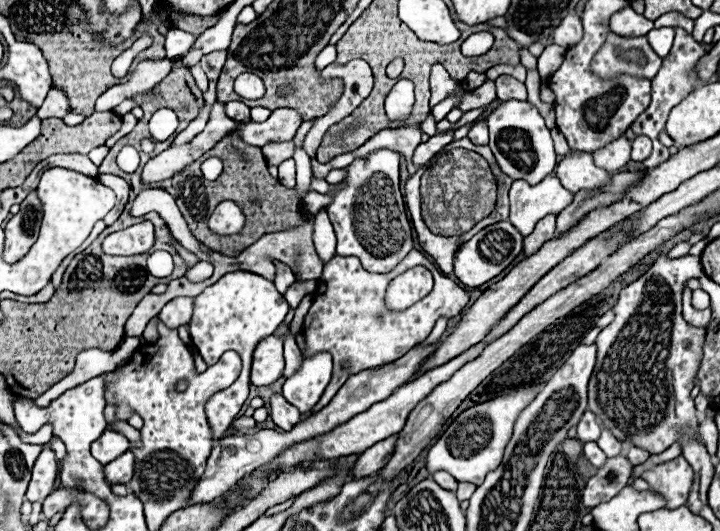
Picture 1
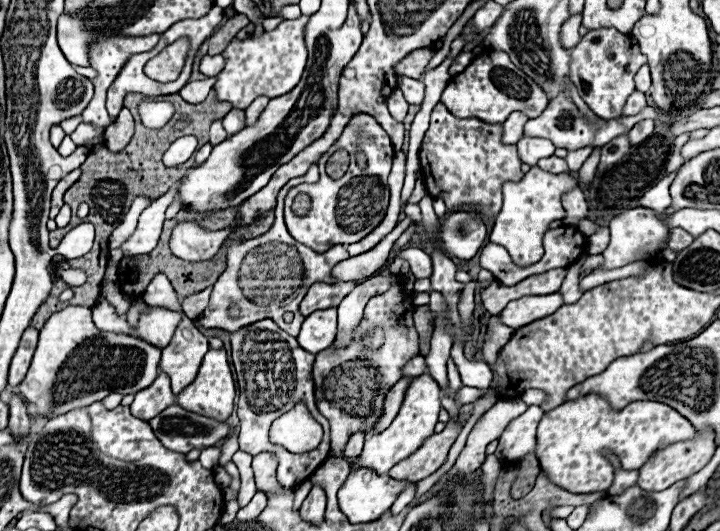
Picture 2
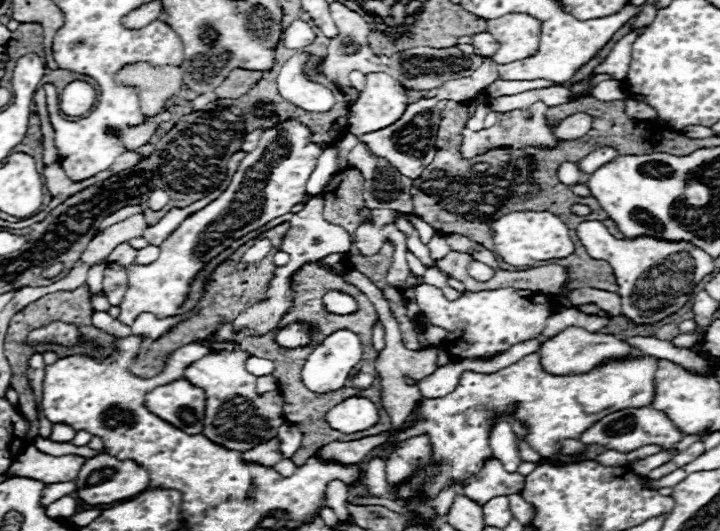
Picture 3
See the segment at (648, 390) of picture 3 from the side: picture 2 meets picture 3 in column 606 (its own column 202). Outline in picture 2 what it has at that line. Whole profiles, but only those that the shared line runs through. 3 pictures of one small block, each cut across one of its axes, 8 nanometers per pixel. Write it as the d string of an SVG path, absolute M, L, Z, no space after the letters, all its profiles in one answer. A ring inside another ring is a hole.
M224 348L220 350L210 350L200 366L200 372L196 376L196 380L192 384L188 384L176 398L176 404L182 406L184 410L208 416L208 418L216 418L216 420L226 420L232 410L234 410L234 398L236 398L236 386L234 386L234 378L232 378L232 370L228 364L228 354Z

